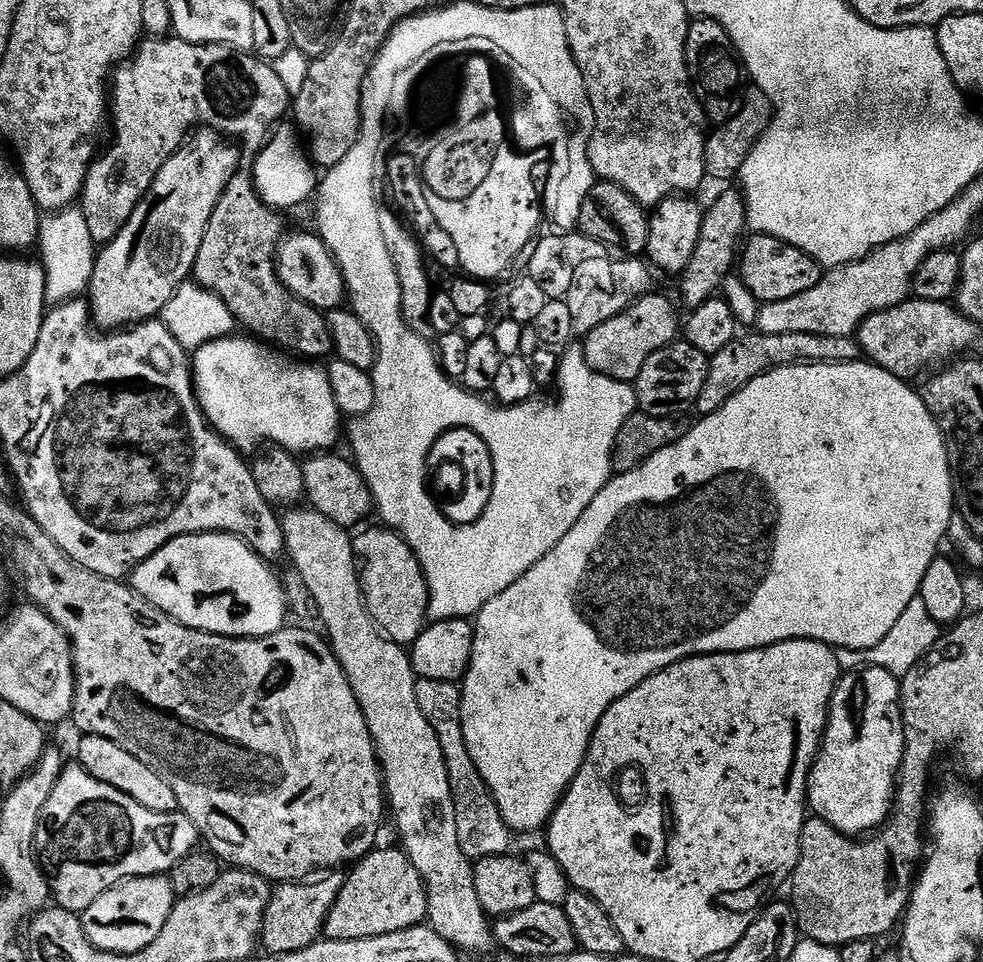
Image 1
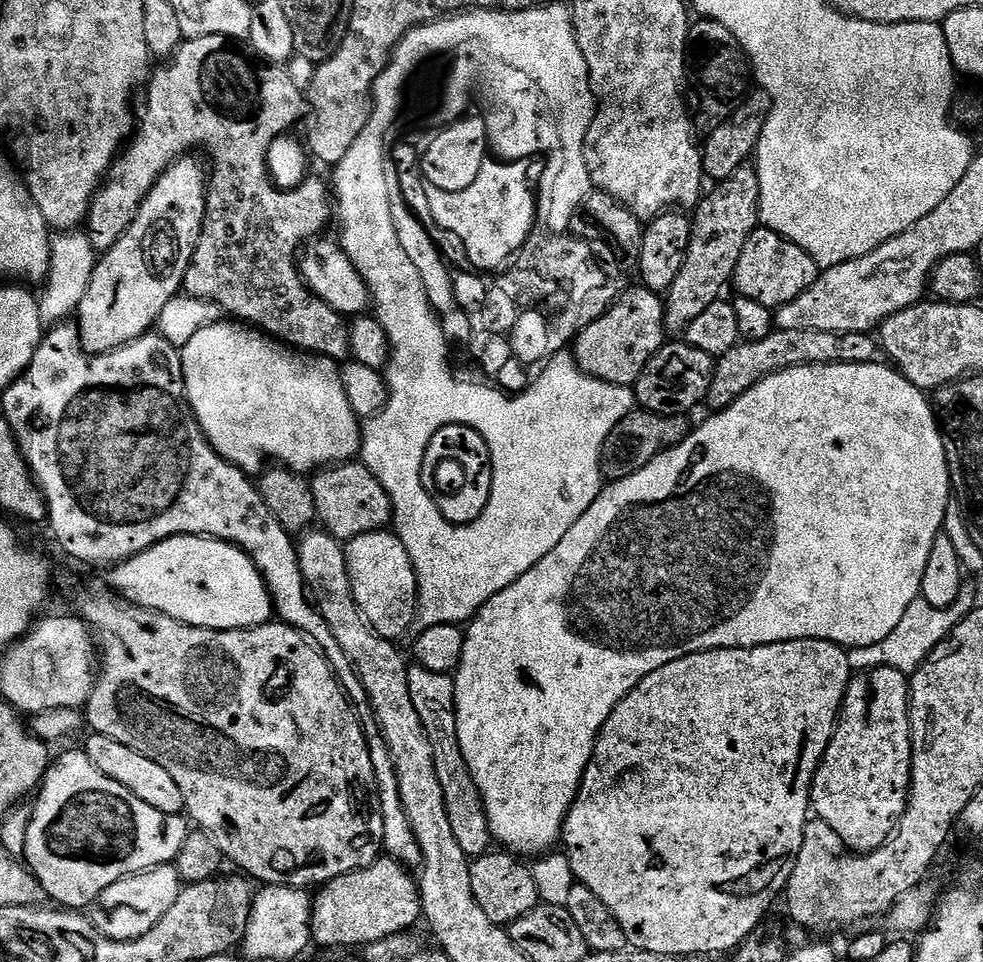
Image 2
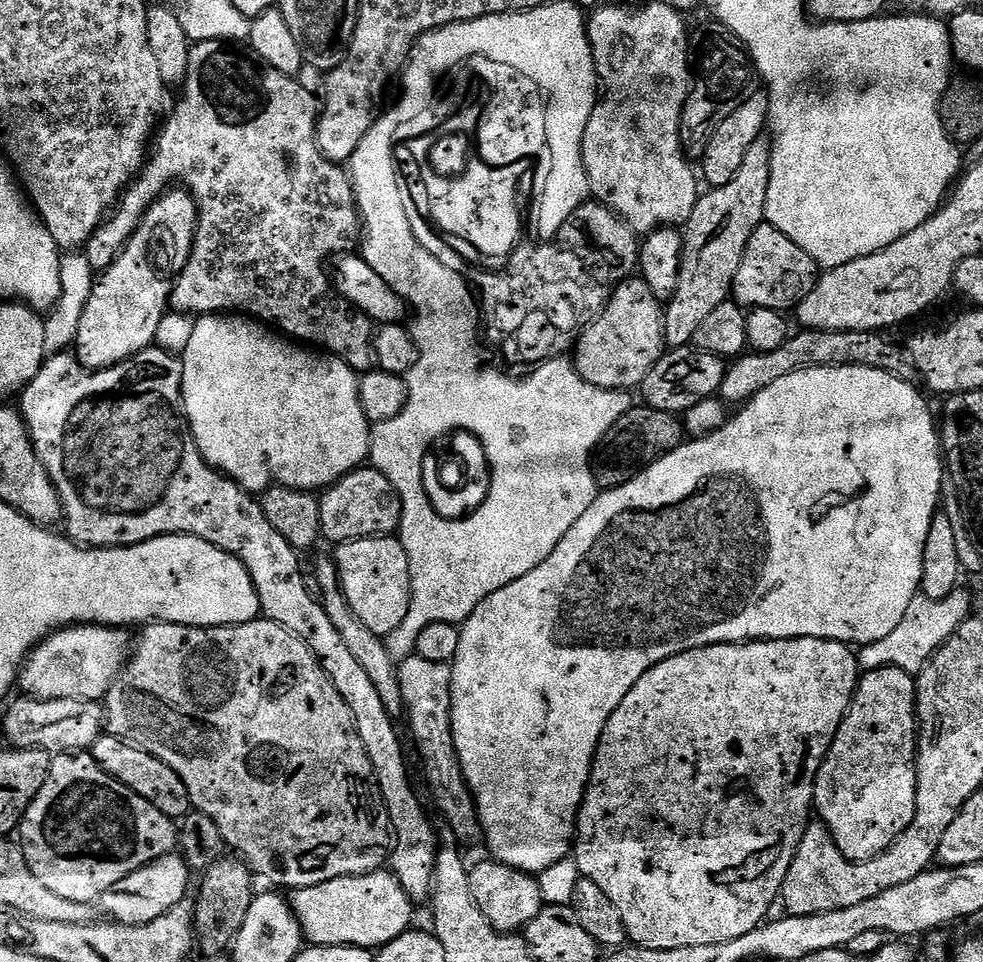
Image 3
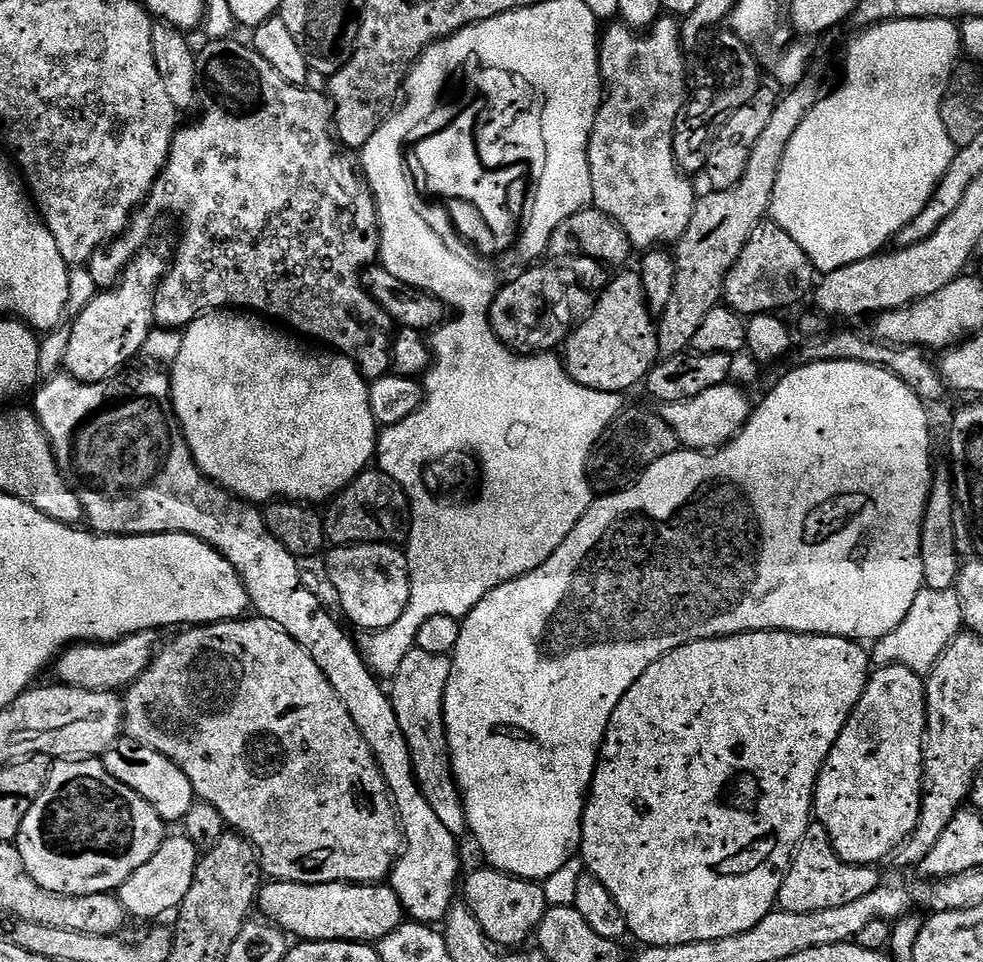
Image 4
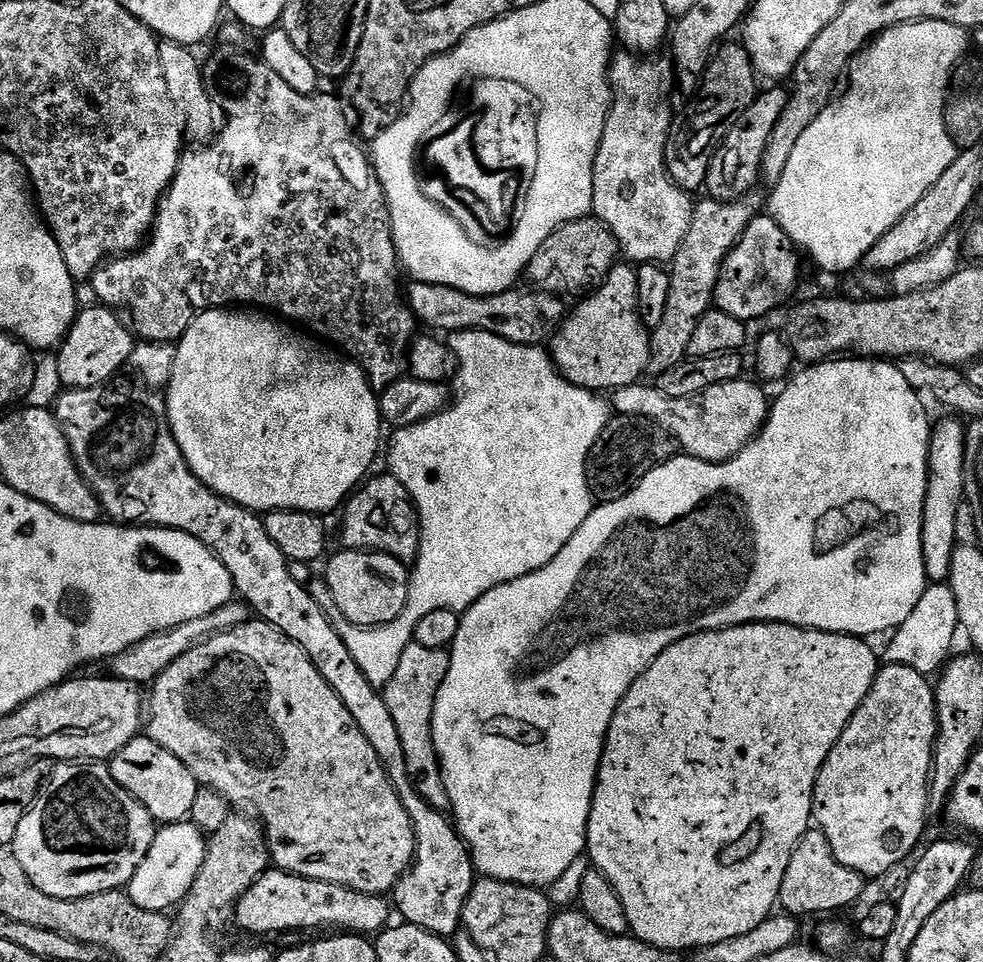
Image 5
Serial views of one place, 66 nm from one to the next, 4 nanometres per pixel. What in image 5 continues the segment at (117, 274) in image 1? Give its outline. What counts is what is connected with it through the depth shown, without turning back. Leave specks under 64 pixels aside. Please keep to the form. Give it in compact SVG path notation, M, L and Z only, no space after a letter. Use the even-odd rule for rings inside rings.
M88 306L77 315L76 321L68 329L67 336L64 337L55 353L58 362L58 374L60 375L61 385L65 389L74 388L97 388L100 384L109 383L117 375L120 367L127 365L131 358L134 347L134 332L127 323L119 320L117 313L111 308L103 306Z

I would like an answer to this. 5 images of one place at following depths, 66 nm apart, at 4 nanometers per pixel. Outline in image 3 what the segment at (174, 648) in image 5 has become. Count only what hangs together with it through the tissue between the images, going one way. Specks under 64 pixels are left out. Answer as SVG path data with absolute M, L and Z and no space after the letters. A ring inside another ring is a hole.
M77 624L53 632L24 661L18 673L18 688L25 697L34 700L103 701L134 651L124 632L127 631L120 626L98 624Z

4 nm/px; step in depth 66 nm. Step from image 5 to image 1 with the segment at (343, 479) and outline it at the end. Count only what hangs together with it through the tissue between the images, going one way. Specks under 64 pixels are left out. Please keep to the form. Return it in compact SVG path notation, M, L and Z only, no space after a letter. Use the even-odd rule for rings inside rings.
M244 334L223 336L220 340L195 349L191 357L190 367L196 399L200 401L205 420L233 448L244 454L252 451L255 453L265 442L293 454L324 454L335 449L332 447L335 446L336 439L339 436L341 439L342 436L342 413L334 402L333 390L325 369L315 368L312 365L315 363L293 358L280 350L273 350L259 339L240 335Z

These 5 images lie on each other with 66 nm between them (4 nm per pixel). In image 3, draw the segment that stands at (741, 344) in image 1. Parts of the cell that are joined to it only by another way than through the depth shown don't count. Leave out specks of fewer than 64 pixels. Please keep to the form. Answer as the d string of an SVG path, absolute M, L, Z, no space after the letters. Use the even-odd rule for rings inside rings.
M800 330L800 333L789 335L788 340L778 350L770 353L749 351L747 354L733 359L724 369L722 386L718 396L725 405L743 406L749 400L766 390L778 378L786 378L786 374L794 374L803 368L827 368L829 366L866 366L874 370L889 372L915 385L918 373L905 349L887 340L887 335L880 332L863 332L862 330L846 330L845 332L813 332Z

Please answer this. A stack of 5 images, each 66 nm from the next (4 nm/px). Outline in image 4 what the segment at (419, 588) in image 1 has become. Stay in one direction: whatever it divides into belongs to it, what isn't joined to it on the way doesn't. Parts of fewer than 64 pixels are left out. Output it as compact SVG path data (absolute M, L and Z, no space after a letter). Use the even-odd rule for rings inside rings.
M395 543L345 544L336 546L323 557L327 583L340 599L343 619L365 633L394 626L410 602L408 557Z

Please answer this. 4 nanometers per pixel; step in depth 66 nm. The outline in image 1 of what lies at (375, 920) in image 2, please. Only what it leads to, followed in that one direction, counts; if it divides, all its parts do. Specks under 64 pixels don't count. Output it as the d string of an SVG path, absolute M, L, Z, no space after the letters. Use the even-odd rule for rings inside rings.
M377 847L368 853L344 876L342 890L336 896L334 906L324 919L323 935L330 940L353 940L354 938L378 938L378 934L394 934L394 930L406 930L428 919L428 895L420 871L399 847Z

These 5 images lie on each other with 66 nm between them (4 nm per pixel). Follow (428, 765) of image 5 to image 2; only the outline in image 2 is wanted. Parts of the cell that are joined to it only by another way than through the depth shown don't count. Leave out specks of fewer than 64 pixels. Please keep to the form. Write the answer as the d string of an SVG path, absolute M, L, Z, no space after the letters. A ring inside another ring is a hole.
M412 666L408 669L408 681L410 682L410 699L414 701L414 710L418 710L418 718L422 718L426 738L430 738L430 746L434 750L434 770L438 772L438 782L442 784L442 794L446 798L446 814L450 818L450 830L454 830L454 838L458 838L458 846L462 846L462 850L468 857L482 856L493 847L494 841L488 825L488 815L484 809L484 800L466 766L466 758L462 758L462 746L458 742L455 679L446 672L435 672L419 666Z

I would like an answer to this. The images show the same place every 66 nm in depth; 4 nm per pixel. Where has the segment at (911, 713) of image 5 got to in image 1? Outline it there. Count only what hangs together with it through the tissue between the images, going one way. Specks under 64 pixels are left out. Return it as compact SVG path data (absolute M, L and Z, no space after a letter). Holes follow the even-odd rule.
M871 666L841 675L828 708L824 738L808 776L807 803L811 811L813 808L819 819L834 826L843 836L860 838L875 833L893 811L903 761L900 680L886 670Z

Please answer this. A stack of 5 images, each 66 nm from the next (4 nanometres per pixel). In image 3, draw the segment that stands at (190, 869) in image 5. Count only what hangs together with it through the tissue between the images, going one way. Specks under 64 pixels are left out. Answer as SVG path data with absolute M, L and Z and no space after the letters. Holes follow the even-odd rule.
M169 854L152 861L145 868L138 869L122 882L118 882L109 892L104 893L102 905L109 912L111 919L118 924L145 924L154 922L166 914L179 900L185 899L188 893L188 861L180 854Z

